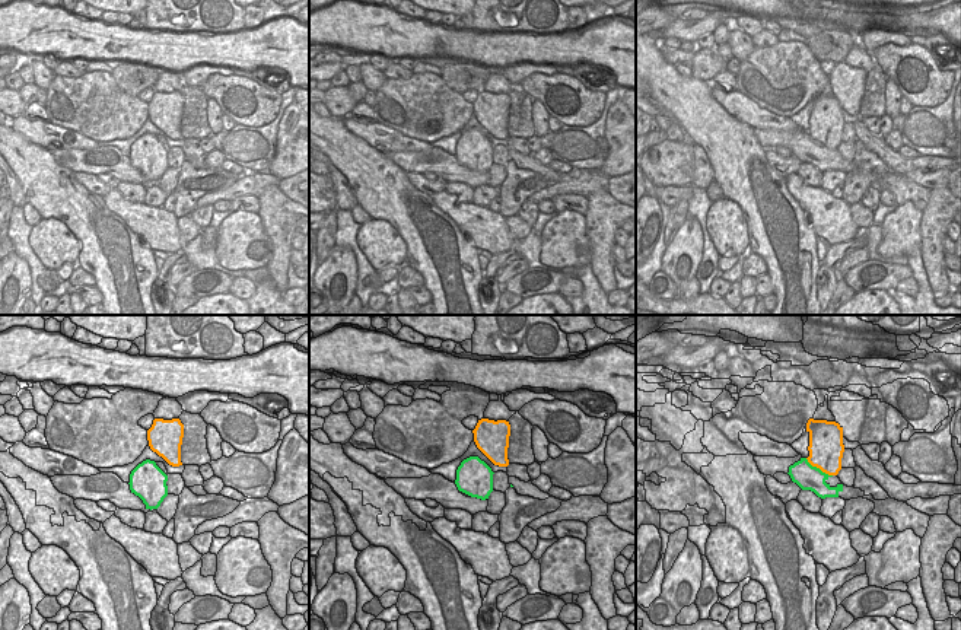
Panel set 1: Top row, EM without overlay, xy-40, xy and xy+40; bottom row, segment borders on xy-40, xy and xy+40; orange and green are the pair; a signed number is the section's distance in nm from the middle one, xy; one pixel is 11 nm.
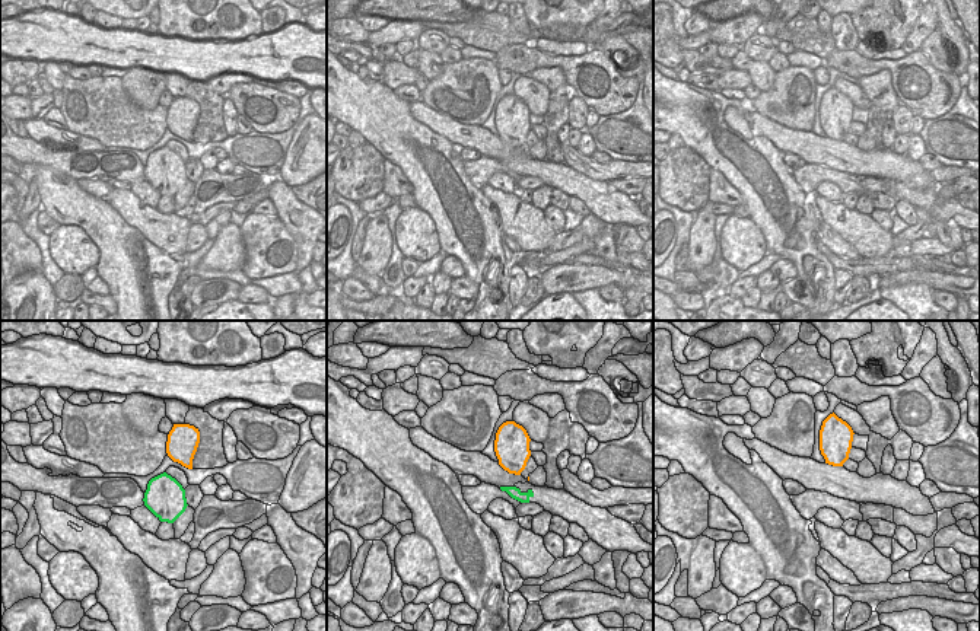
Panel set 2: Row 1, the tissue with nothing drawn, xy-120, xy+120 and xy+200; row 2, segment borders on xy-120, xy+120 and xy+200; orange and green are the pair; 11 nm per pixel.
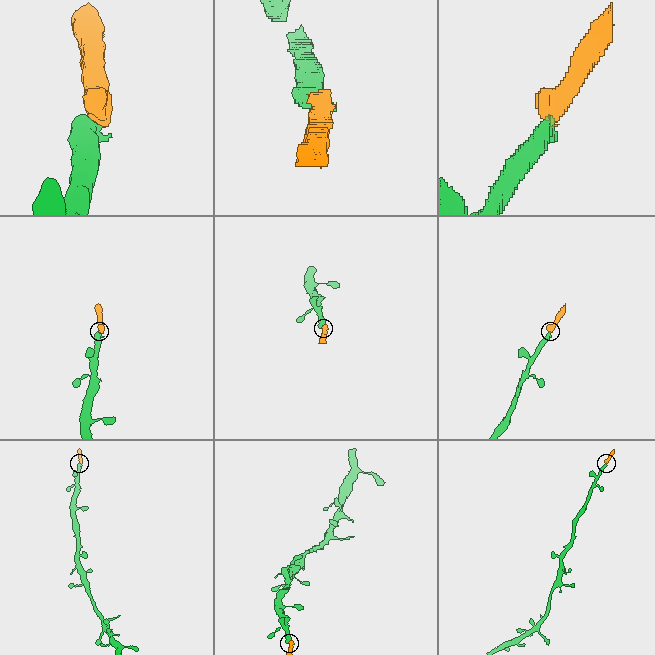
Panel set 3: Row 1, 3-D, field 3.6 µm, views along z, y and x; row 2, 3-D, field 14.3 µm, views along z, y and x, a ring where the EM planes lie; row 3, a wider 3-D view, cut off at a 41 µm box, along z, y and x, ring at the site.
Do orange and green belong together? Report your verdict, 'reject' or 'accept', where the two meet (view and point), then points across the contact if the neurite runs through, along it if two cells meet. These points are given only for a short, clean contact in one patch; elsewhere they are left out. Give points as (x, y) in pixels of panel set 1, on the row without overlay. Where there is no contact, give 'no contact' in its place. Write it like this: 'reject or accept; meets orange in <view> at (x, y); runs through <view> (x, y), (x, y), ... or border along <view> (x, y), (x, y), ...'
accept; meets orange in xy+40 at (818, 140); runs through xy+40 (826, 121), (824, 134), (818, 140), (808, 150)

